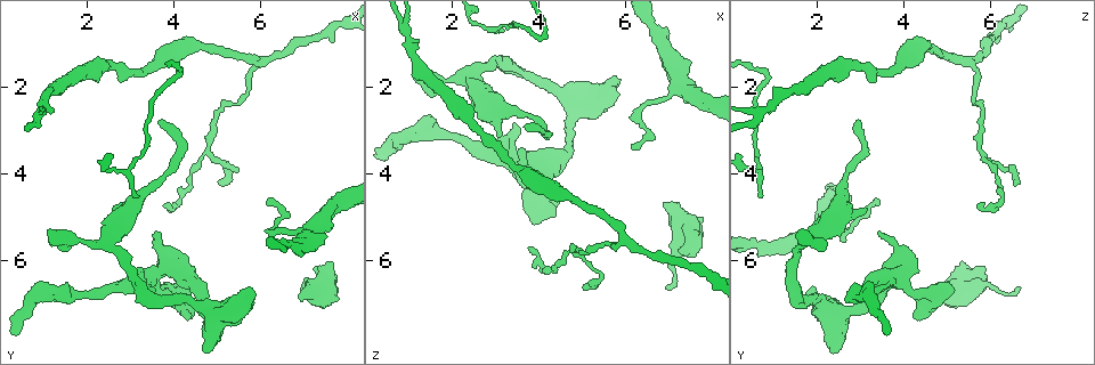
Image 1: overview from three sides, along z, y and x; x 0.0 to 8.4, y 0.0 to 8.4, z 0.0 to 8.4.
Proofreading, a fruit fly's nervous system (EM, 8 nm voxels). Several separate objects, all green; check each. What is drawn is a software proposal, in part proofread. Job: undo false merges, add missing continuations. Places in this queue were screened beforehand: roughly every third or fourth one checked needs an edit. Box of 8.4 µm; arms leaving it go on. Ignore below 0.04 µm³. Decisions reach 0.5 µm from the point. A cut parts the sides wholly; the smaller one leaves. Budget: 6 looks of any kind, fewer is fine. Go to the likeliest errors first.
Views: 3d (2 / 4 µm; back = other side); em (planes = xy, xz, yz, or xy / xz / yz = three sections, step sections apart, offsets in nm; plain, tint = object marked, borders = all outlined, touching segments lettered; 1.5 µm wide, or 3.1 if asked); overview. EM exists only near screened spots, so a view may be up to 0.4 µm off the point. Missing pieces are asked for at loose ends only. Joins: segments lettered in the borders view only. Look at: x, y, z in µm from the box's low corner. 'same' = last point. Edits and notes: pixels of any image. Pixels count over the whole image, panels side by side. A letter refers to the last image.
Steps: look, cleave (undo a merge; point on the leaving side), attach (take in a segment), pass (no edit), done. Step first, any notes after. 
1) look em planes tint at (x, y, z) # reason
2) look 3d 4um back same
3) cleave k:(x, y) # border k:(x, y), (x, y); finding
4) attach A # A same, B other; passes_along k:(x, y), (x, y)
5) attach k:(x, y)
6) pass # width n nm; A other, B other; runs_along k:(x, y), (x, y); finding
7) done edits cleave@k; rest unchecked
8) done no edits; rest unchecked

look 3d 2um at (7.60, 6.10, 5.40) # branch stops here

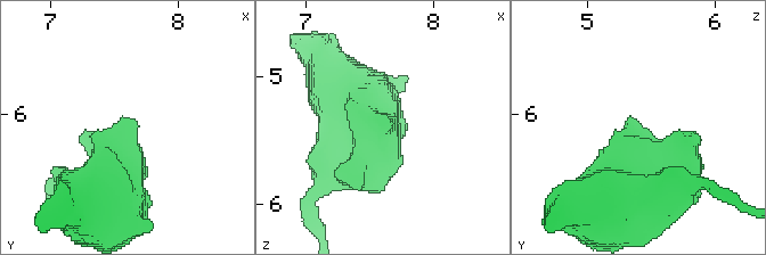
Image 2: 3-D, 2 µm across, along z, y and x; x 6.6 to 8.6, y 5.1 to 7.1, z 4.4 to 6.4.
look em planes borders at (7.66, 6.08, 5.36)

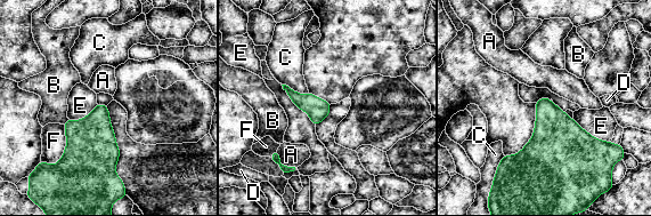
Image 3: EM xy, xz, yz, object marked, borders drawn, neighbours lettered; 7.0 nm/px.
pass # A other, B other, C other, D other, E other, F other; border 3:(281, 85), (315, 126); no lettered segment goes on from it

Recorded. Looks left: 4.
look em planes borders at (6.15, 4.70, 3.35) # thin end

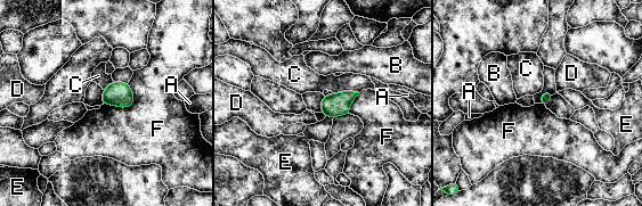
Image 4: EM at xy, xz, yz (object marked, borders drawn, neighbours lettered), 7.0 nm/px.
pass # longest_contact F 240 nm; A other, B other, C other, D other, E other, F other; border 4:(129, 84), (129, 106), (103, 105); no lettered segment goes on from it

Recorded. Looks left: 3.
look 3d 4um at (0.95, 2.60, 0.70)

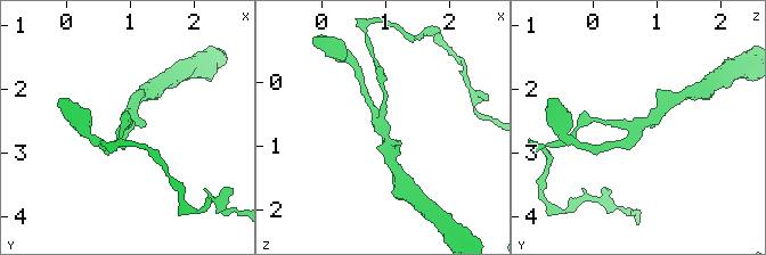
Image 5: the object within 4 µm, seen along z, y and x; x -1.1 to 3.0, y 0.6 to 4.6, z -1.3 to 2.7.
look em xy step 4 borders at (0.95, 2.60, 0.70)

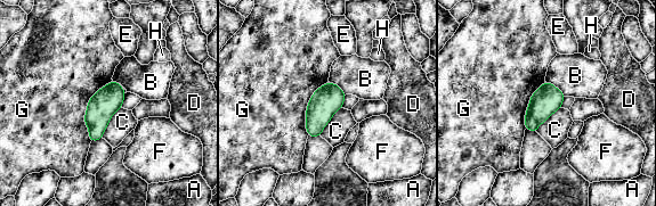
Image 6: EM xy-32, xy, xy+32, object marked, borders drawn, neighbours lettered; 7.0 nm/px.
pass # longest_contact G 460 nm; A other, B other, C other, D other, E other, F other, G other, H other; continuous, no second cell

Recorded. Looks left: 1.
done no edits; rest unchecked

